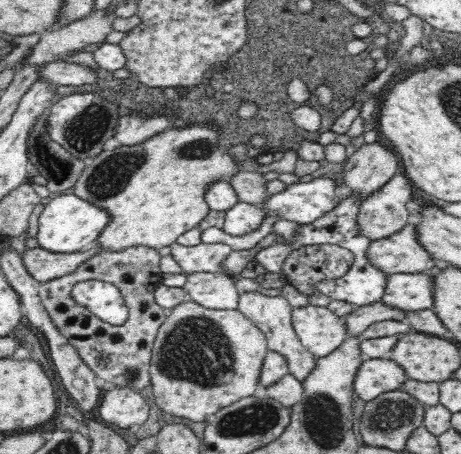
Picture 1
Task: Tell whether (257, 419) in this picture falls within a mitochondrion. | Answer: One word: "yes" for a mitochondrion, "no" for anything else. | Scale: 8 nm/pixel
yes

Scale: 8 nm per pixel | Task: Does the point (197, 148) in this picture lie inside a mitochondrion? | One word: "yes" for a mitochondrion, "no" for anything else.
yes

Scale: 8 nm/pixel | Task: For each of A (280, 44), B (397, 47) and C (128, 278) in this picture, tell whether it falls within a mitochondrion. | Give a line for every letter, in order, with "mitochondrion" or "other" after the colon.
A: mitochondrion
B: other
C: other

